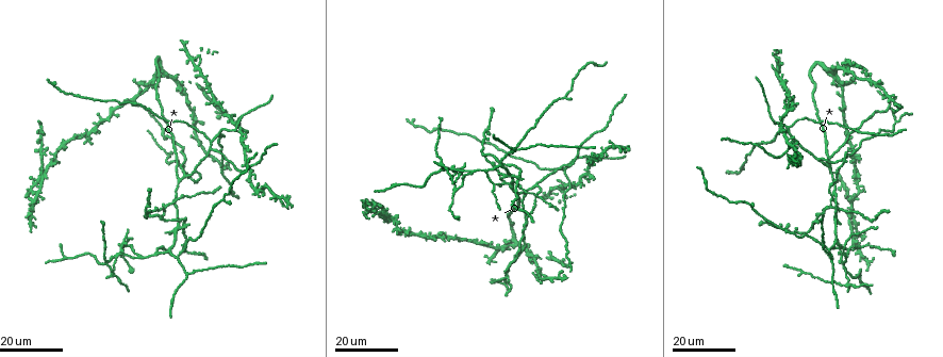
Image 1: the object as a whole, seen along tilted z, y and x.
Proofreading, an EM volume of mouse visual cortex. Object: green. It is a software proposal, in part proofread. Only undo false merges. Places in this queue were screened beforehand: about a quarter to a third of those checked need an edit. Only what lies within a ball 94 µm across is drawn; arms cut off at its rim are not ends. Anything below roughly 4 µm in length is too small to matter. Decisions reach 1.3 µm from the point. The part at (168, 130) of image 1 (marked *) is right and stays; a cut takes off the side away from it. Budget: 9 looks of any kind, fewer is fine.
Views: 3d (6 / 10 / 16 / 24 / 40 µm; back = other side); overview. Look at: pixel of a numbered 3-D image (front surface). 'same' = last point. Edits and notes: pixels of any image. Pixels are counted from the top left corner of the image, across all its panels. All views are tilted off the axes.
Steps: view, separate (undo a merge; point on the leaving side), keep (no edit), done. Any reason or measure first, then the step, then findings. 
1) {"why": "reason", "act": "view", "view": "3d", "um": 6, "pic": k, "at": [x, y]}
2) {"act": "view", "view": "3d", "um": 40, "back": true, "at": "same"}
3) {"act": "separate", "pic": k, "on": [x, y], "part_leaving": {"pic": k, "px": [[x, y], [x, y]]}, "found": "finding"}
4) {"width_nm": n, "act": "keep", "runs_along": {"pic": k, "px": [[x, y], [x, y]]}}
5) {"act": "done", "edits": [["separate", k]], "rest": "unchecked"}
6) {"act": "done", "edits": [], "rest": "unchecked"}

{"why": "arms part here", "act": "view", "view": "3d", "um": 16, "pic": 1, "at": [177, 259]}

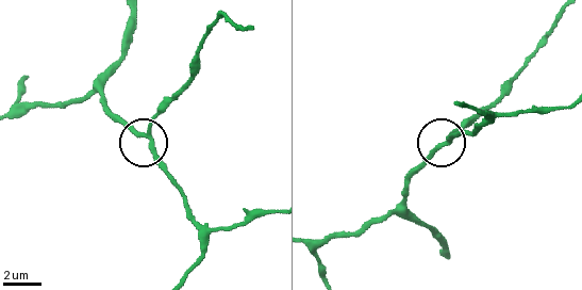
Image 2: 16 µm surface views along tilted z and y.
{"why": "closer look", "act": "view", "view": "3d", "um": 10, "pic": 2, "at": [446, 142]}

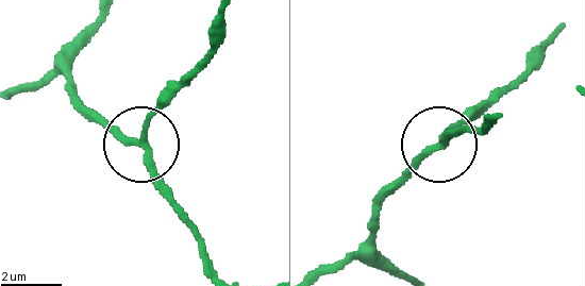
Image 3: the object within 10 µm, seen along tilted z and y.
{"width_nm": 200, "act": "keep", "runs_along": {"pic": 3, "px": [[105, 19], [73, 56], [70, 94], [134, 141], [172, 211]]}, "found": "continuous, no second neuron"}

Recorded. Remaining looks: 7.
{"act": "view", "view": "3d", "um": 16, "pic": 1, "at": [482, 154]}

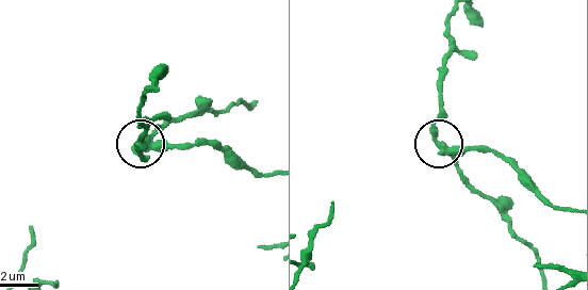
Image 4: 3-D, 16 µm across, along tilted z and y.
{"act": "view", "view": "3d", "um": 10, "pic": 4, "at": [448, 150]}

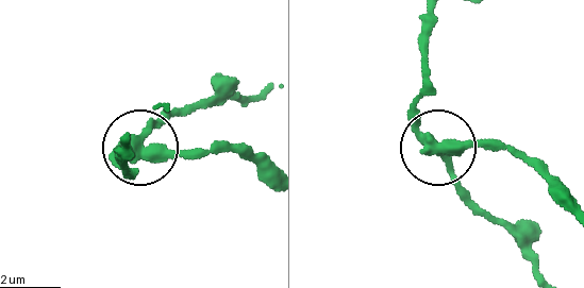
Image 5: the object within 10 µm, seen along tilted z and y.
{"act": "separate", "pic": 5, "on": [181, 155], "part_leaving": {"pic": 5, "px": [[433, 150], [514, 149], [567, 207]]}, "found": "a second neuron is stuck on"}

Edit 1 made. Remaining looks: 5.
{"act": "view", "view": "overview"}

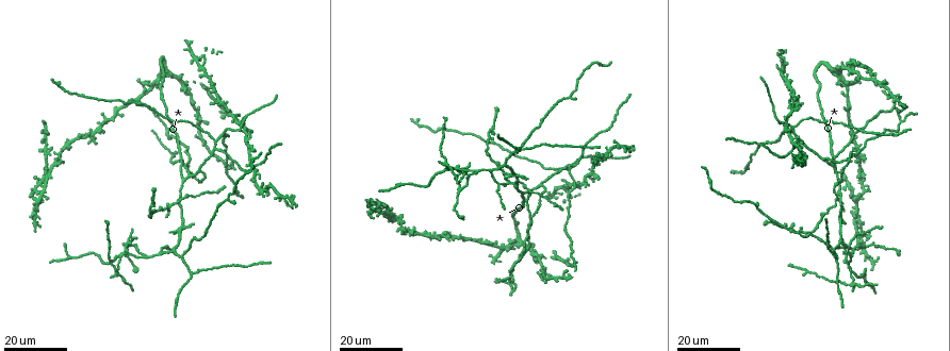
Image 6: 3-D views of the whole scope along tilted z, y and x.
{"why": "side arm on a straight run", "act": "view", "view": "3d", "um": 24, "pic": 6, "at": [848, 247]}

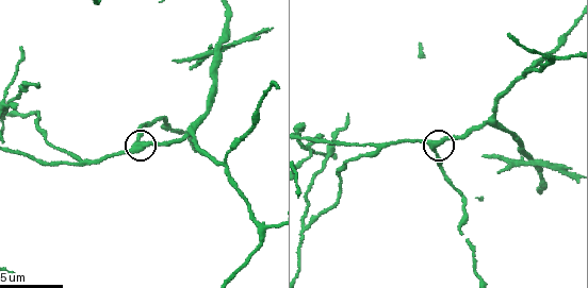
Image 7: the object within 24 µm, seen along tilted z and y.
{"act": "view", "view": "3d", "um": 6, "pic": 7, "at": [431, 145]}

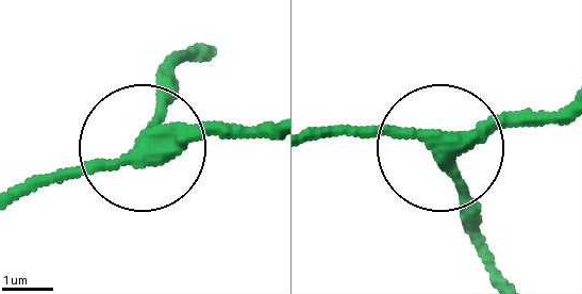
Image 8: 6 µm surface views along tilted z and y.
{"arms": 3, "act": "keep", "found": "one neuron here"}

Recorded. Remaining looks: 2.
{"why": "three arms meet", "act": "view", "view": "3d", "um": 16, "pic": 6, "at": [849, 267]}

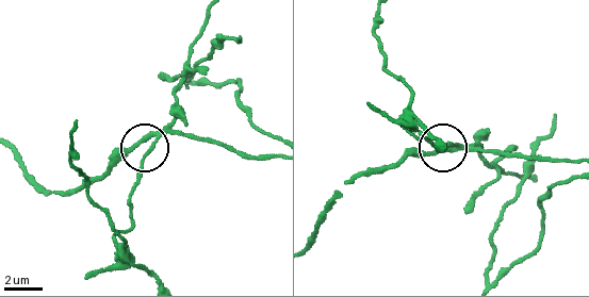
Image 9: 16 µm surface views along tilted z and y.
{"why": "closer look", "act": "view", "view": "3d", "um": 10, "pic": 9, "at": [451, 144]}

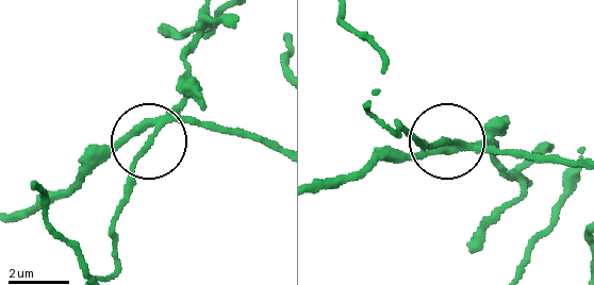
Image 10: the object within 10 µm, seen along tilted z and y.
{"width_nm": 210, "act": "separate", "pic": 10, "on": [202, 105], "part_leaving": {"pic": 10, "px": [[165, 117], [132, 173], [115, 223], [115, 266]]}, "found": "a second neuron is stuck on"}

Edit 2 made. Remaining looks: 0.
{"act": "done", "edits": [["separate", 5], ["separate", 10]], "rest": "unchecked"}

